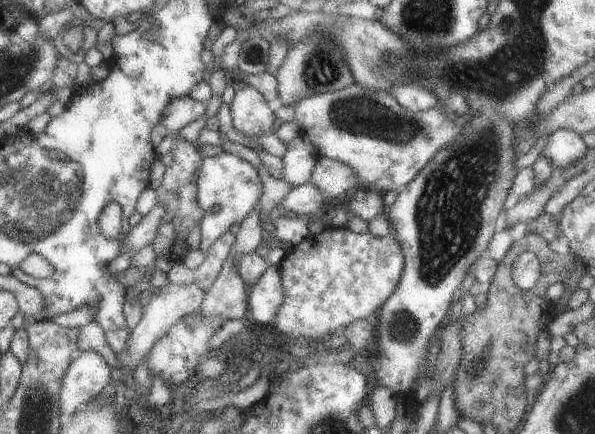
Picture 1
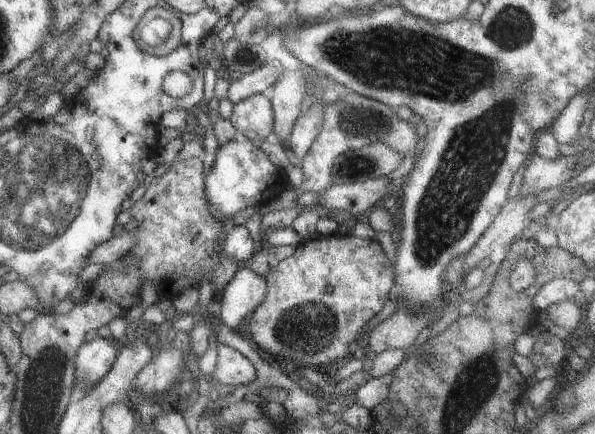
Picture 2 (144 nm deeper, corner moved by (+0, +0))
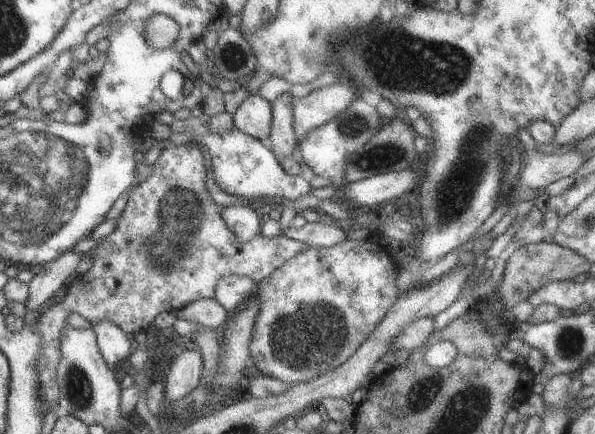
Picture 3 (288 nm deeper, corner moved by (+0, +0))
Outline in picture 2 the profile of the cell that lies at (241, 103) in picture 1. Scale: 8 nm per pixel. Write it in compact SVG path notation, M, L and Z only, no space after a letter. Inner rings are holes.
M251 94L233 104L229 122L231 126L235 126L241 140L257 138L261 142L265 138L273 138L275 116L269 94Z

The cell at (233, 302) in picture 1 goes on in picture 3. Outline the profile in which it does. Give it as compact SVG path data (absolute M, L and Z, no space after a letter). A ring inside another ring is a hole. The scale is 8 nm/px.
M185 346L183 352L173 360L173 366L169 368L165 376L165 402L175 402L189 392L193 392L199 386L203 370L203 356L193 346Z

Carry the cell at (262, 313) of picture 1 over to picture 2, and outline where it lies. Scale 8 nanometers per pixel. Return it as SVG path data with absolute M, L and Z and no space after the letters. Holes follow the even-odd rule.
M239 268L231 282L223 288L219 294L221 302L221 314L219 322L227 328L235 328L247 314L253 314L253 310L263 302L267 294L265 276L259 276L257 272L249 268Z

